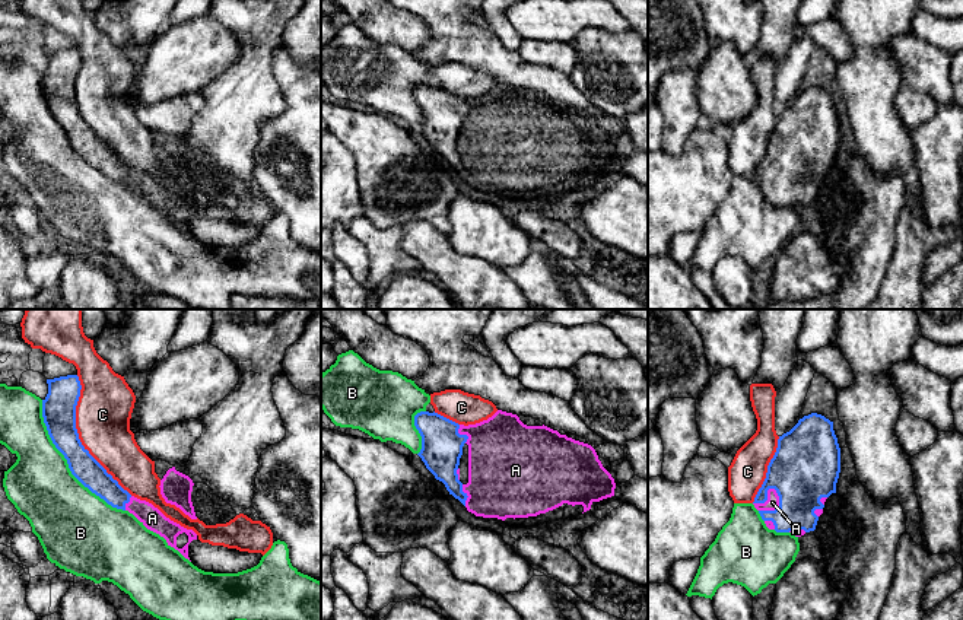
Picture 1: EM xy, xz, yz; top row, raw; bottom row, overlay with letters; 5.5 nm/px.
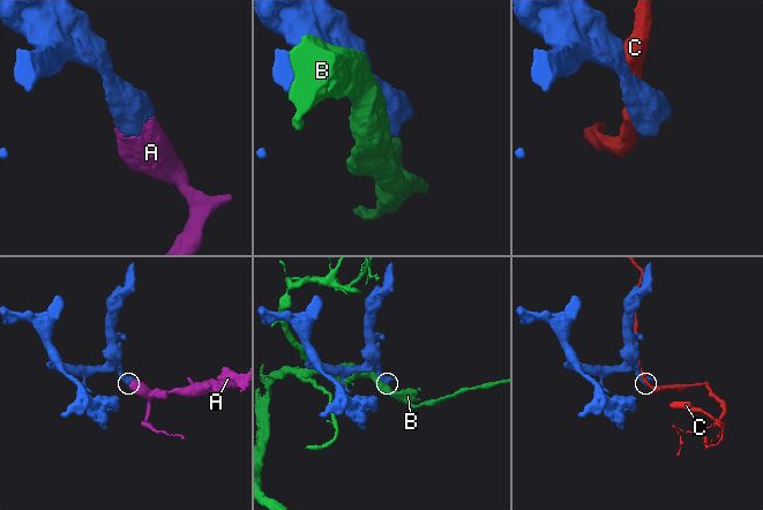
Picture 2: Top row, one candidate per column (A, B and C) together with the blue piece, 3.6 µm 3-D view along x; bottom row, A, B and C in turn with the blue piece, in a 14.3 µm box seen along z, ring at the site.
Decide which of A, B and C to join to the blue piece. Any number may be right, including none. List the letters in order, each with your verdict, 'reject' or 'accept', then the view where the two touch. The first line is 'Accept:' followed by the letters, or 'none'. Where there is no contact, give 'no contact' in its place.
Accept: A
A: accept | yz
B: reject | xy
C: reject | xy

